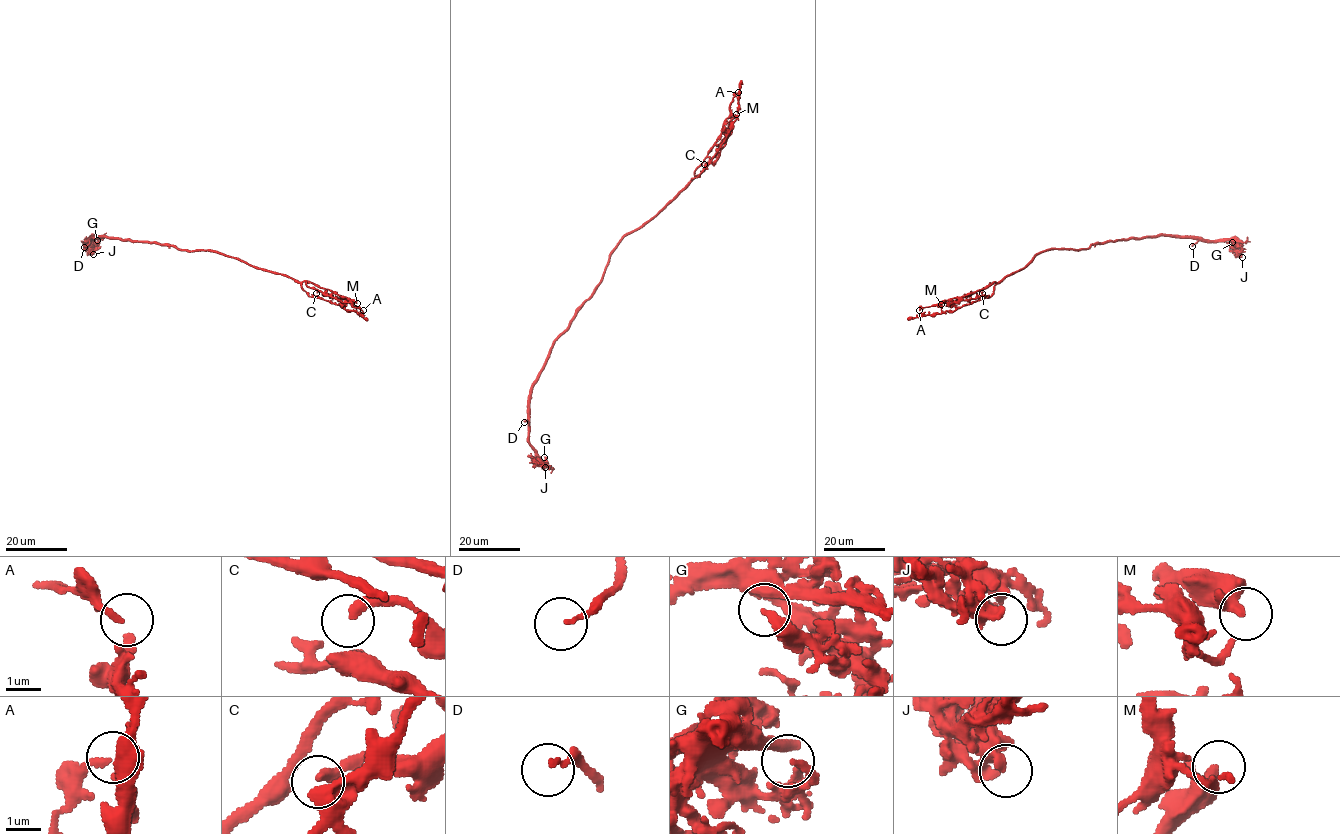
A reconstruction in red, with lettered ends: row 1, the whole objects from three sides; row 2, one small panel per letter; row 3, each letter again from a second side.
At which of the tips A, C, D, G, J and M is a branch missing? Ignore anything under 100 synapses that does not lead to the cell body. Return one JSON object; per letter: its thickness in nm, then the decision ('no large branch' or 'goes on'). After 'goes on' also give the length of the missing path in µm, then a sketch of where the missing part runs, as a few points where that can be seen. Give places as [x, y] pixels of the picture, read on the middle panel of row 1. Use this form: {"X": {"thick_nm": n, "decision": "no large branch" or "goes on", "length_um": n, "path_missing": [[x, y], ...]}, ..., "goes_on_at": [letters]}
{"A": {"thick_nm": 140, "decision": "no large branch"}, "C": {"thick_nm": 200, "decision": "no large branch"}, "D": {"thick_nm": 140, "decision": "goes on", "length_um": 25, "path_missing": [[524, 422], [490, 440], [475, 461]]}, "G": {"thick_nm": 200, "decision": "no large branch"}, "J": {"thick_nm": 280, "decision": "no large branch"}, "M": {"thick_nm": 280, "decision": "no large branch"}, "goes_on_at": ["D"]}

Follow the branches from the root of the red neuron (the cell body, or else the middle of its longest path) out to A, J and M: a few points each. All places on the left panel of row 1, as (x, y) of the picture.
A: (205, 250), (222, 253), (258, 268), (305, 281), (309, 287), (363, 310)
J: (205, 250), (180, 250), (175, 246), (91, 236), (85, 239), (90, 238), (88, 245), (93, 254)
M: (205, 250), (225, 254), (300, 282), (310, 281), (357, 303)

